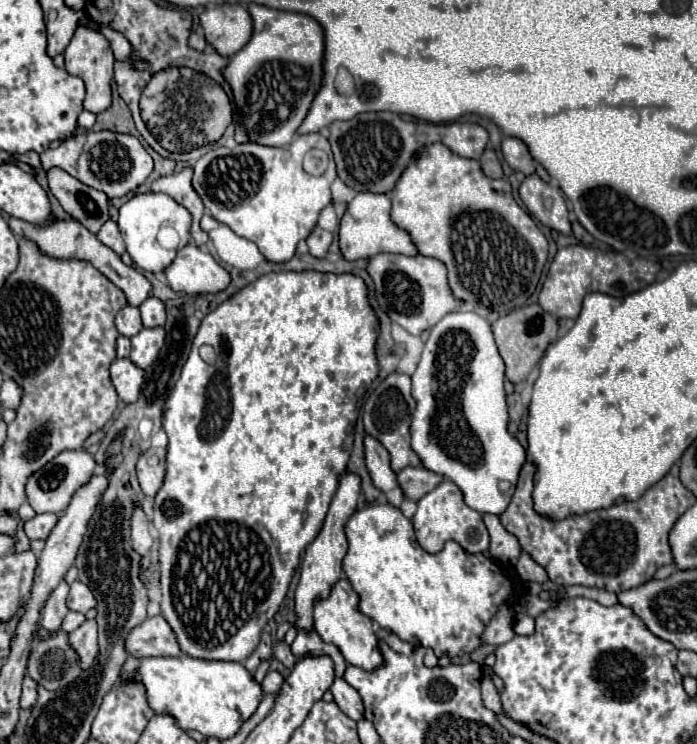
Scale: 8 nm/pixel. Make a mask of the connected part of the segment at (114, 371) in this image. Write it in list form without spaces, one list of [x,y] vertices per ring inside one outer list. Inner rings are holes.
[[[118,358],[110,366],[110,378],[118,392],[118,398],[124,404],[132,404],[138,400],[142,386],[142,370],[136,368],[128,358]]]

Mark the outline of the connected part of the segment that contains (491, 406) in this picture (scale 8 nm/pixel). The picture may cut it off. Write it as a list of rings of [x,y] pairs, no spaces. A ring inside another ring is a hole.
[[[450,312],[446,314],[432,330],[430,330],[430,336],[424,344],[424,352],[422,352],[422,360],[416,368],[416,372],[412,374],[412,396],[416,400],[416,410],[414,410],[414,416],[412,416],[412,424],[410,424],[410,432],[412,432],[412,448],[414,452],[420,456],[422,460],[422,466],[436,472],[436,474],[442,474],[446,478],[450,478],[452,482],[458,484],[458,488],[464,492],[464,498],[466,498],[466,504],[480,512],[480,514],[494,514],[494,516],[500,516],[508,504],[510,504],[510,498],[512,498],[512,490],[502,494],[498,484],[500,482],[510,482],[512,486],[518,482],[518,472],[522,468],[522,464],[526,462],[526,450],[522,448],[522,444],[518,442],[518,438],[514,434],[508,432],[508,406],[506,406],[506,392],[504,392],[504,362],[502,362],[502,356],[498,354],[498,348],[496,348],[496,342],[494,342],[494,336],[492,336],[492,330],[490,330],[490,322],[484,320],[482,316],[474,314],[474,312]]]

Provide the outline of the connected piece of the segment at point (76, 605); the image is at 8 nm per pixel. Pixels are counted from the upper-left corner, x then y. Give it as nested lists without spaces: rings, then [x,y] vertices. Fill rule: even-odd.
[[[74,582],[70,586],[70,596],[68,596],[68,608],[70,610],[76,610],[76,612],[82,612],[86,614],[90,608],[96,608],[96,598],[92,594],[92,590],[82,584],[82,582]]]

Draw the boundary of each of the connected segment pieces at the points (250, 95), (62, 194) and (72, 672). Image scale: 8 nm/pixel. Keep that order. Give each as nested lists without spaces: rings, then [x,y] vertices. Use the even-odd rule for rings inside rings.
[[[248,4],[254,32],[248,44],[228,60],[222,76],[232,88],[236,104],[236,142],[288,146],[320,90],[324,32],[322,26],[298,12],[284,12]]]
[[[50,168],[46,172],[48,186],[58,198],[62,208],[78,222],[82,222],[92,234],[96,234],[102,224],[110,218],[108,214],[108,196],[100,190],[94,190],[62,168]]]
[[[64,630],[36,642],[28,658],[28,676],[46,690],[58,690],[82,674],[80,656],[70,646]]]

